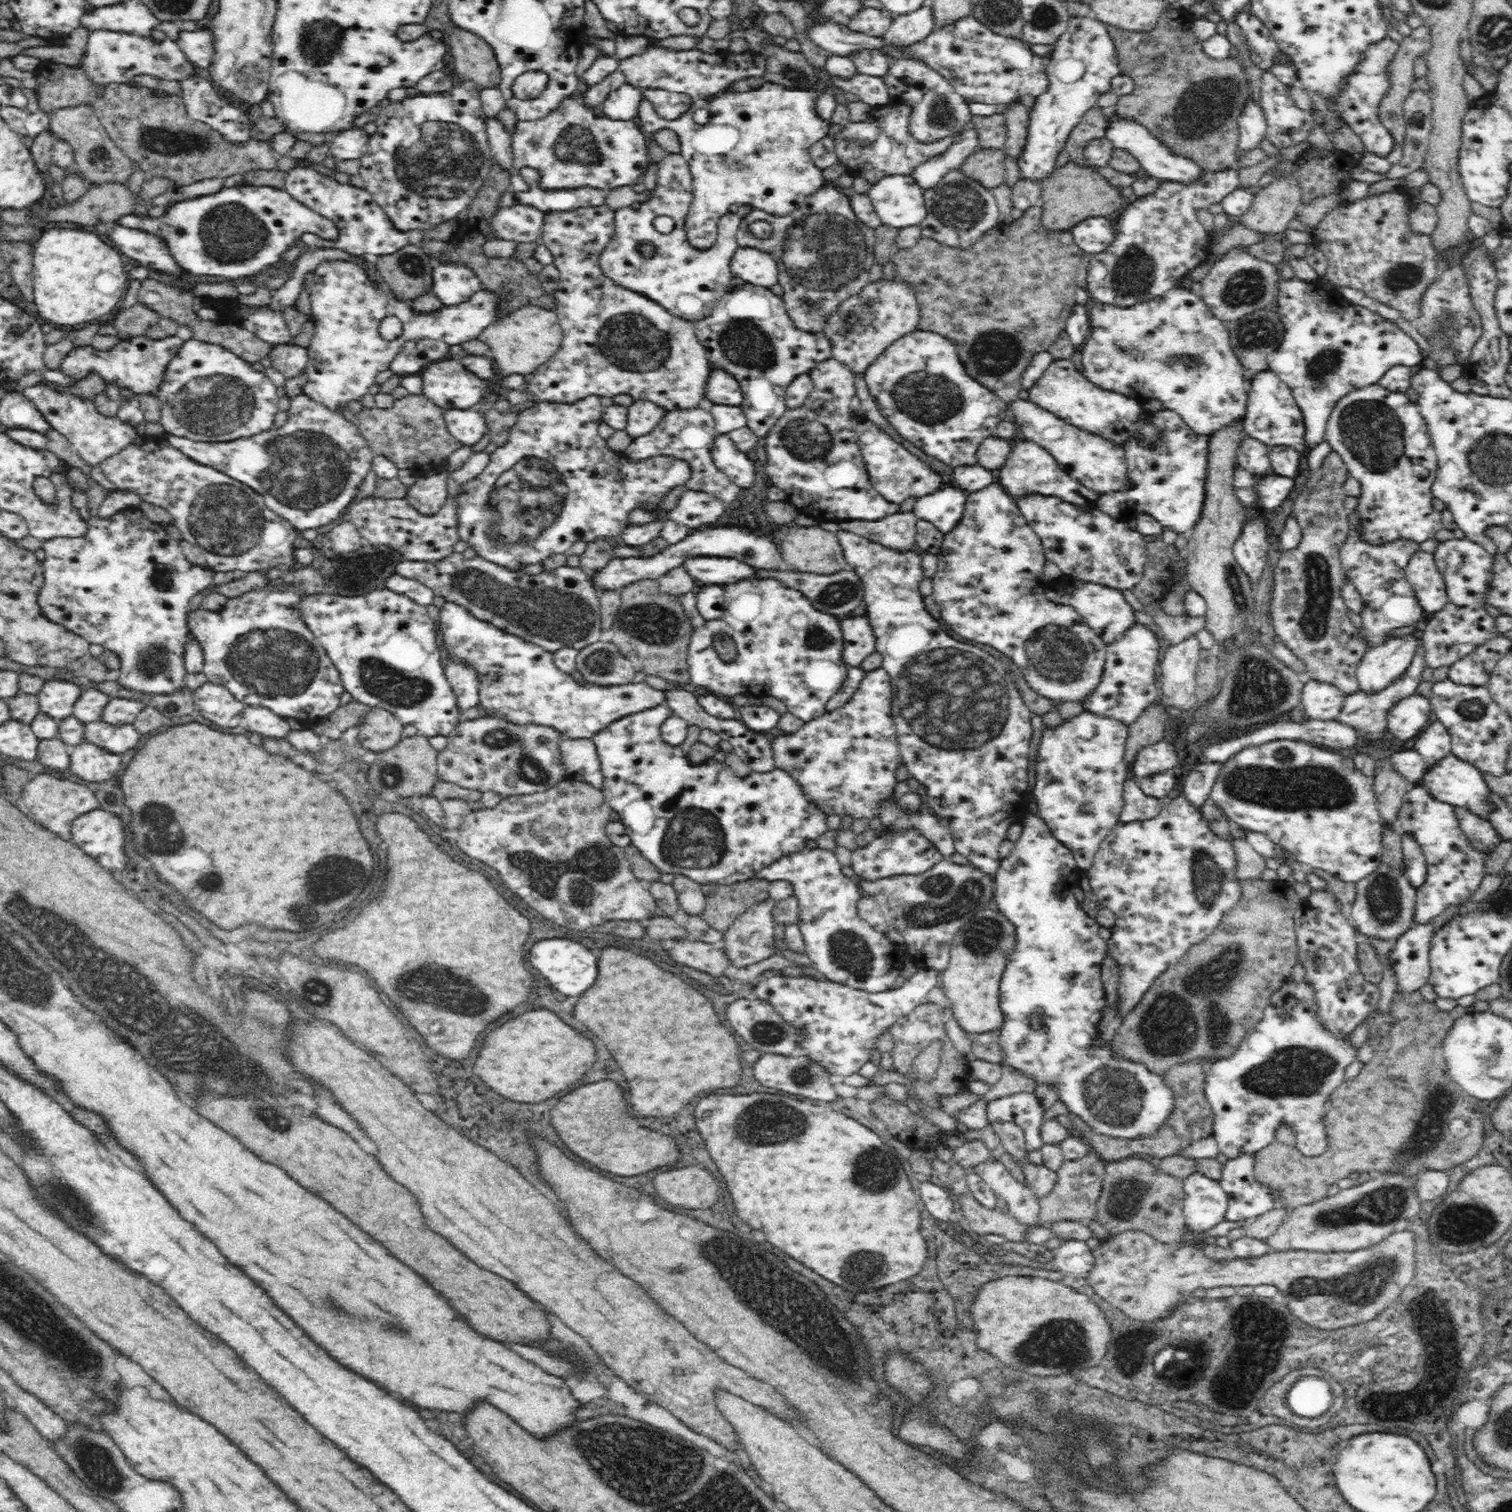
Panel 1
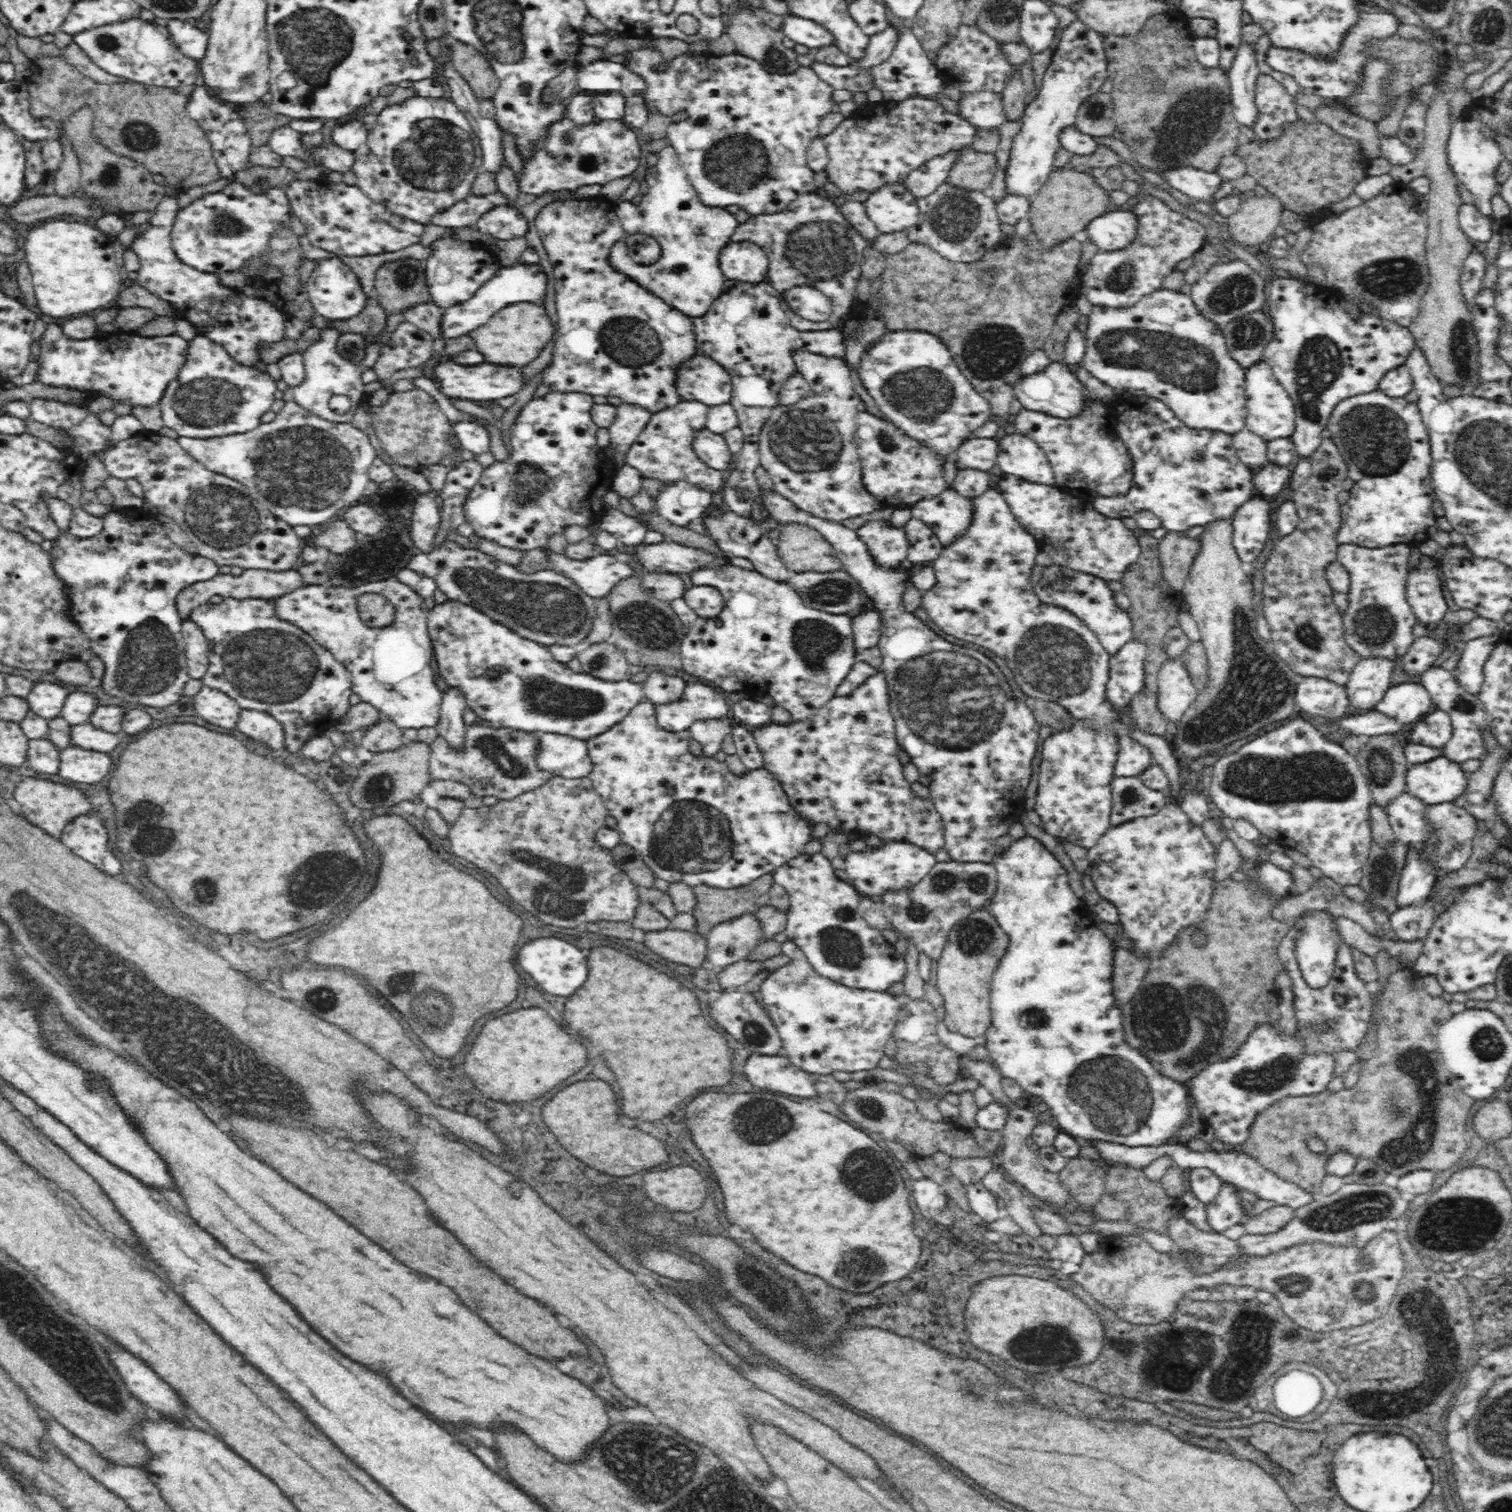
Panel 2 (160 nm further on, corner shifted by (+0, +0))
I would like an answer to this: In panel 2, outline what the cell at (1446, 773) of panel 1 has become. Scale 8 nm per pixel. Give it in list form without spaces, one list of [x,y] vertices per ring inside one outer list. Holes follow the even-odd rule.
[[[1438,756],[1428,763],[1410,766],[1407,773],[1407,794],[1414,795],[1429,805],[1458,800],[1467,794],[1469,775],[1462,764]]]

